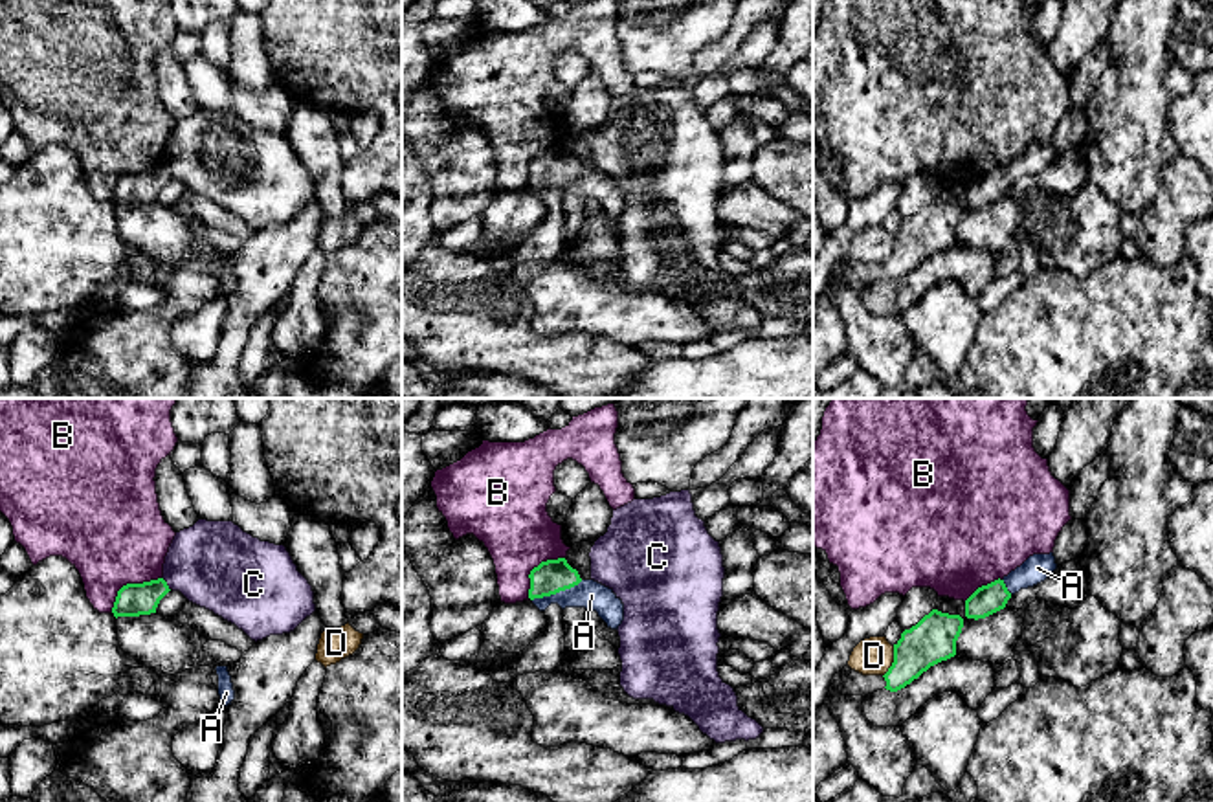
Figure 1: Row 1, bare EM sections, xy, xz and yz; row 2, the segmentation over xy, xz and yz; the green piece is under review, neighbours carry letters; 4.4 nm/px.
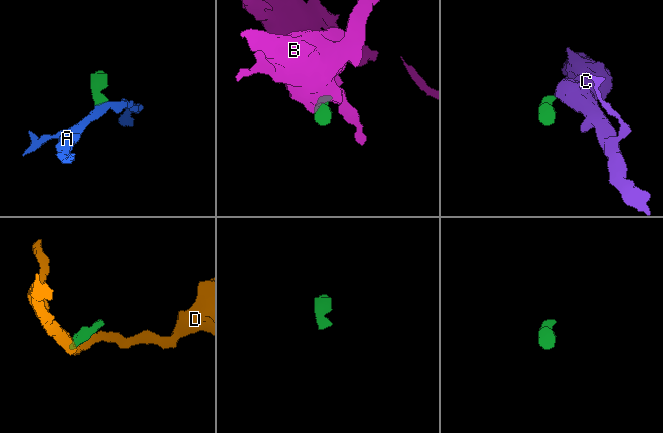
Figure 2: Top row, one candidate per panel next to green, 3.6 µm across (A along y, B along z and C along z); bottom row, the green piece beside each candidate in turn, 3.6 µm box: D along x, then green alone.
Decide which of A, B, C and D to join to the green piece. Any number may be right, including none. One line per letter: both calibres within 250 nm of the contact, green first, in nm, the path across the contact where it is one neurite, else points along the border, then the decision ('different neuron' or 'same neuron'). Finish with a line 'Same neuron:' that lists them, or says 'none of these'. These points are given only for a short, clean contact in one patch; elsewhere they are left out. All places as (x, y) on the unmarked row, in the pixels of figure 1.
A: 150/130 nm | across xz (551, 166), (556, 171), (556, 180), (591, 184) | same neuron
B: 140/460 nm | different neuron
C: 140/380 nm | along xy (162, 166), (169, 178) | different neuron
D: 200/170 nm | along yz (894, 235), (894, 250), (883, 265) | different neuron
Same neuron: A

